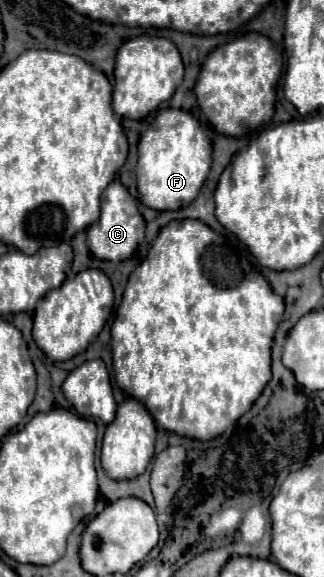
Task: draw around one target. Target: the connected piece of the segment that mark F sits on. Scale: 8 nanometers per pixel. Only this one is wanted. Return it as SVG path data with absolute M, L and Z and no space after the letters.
M163 109L139 139L137 191L145 207L167 211L189 205L211 169L211 141L199 121L181 109Z

